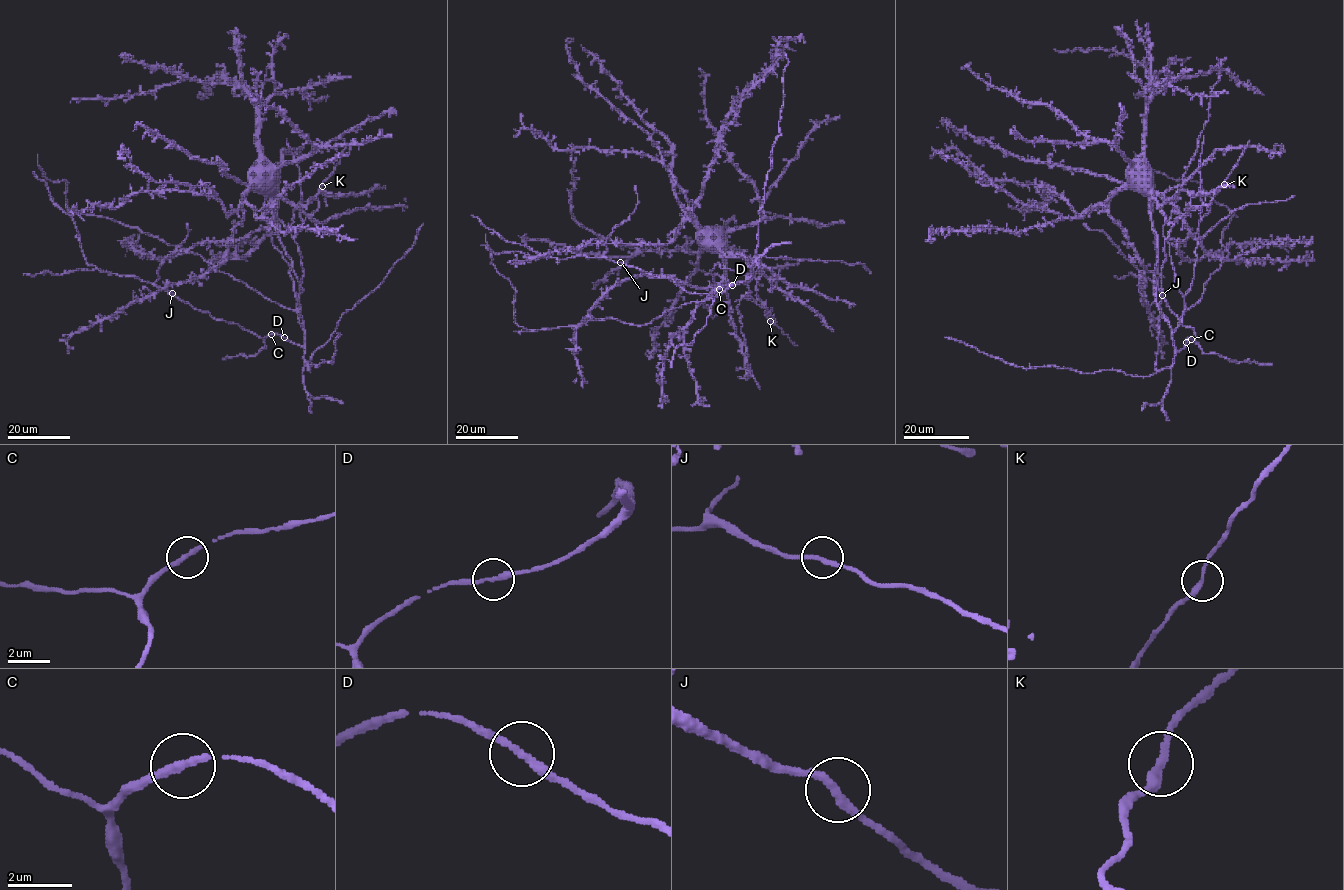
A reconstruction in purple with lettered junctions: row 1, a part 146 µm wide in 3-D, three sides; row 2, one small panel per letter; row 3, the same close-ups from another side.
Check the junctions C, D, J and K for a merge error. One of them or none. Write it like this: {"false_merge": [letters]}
{"false_merge": []}

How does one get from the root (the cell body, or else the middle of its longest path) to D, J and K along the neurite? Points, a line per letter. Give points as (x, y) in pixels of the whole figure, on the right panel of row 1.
D: (1132, 169), (1128, 177), (1149, 198), (1158, 240), (1155, 300), (1175, 348), (1180, 351), (1186, 342)
J: (1132, 169), (1128, 177), (1149, 198), (1158, 240), (1160, 315), (1177, 351), (1188, 338), (1197, 343), (1162, 295)
K: (1132, 169), (1128, 177), (1149, 198), (1158, 240), (1155, 300), (1173, 331), (1194, 276), (1199, 221), (1223, 185)

